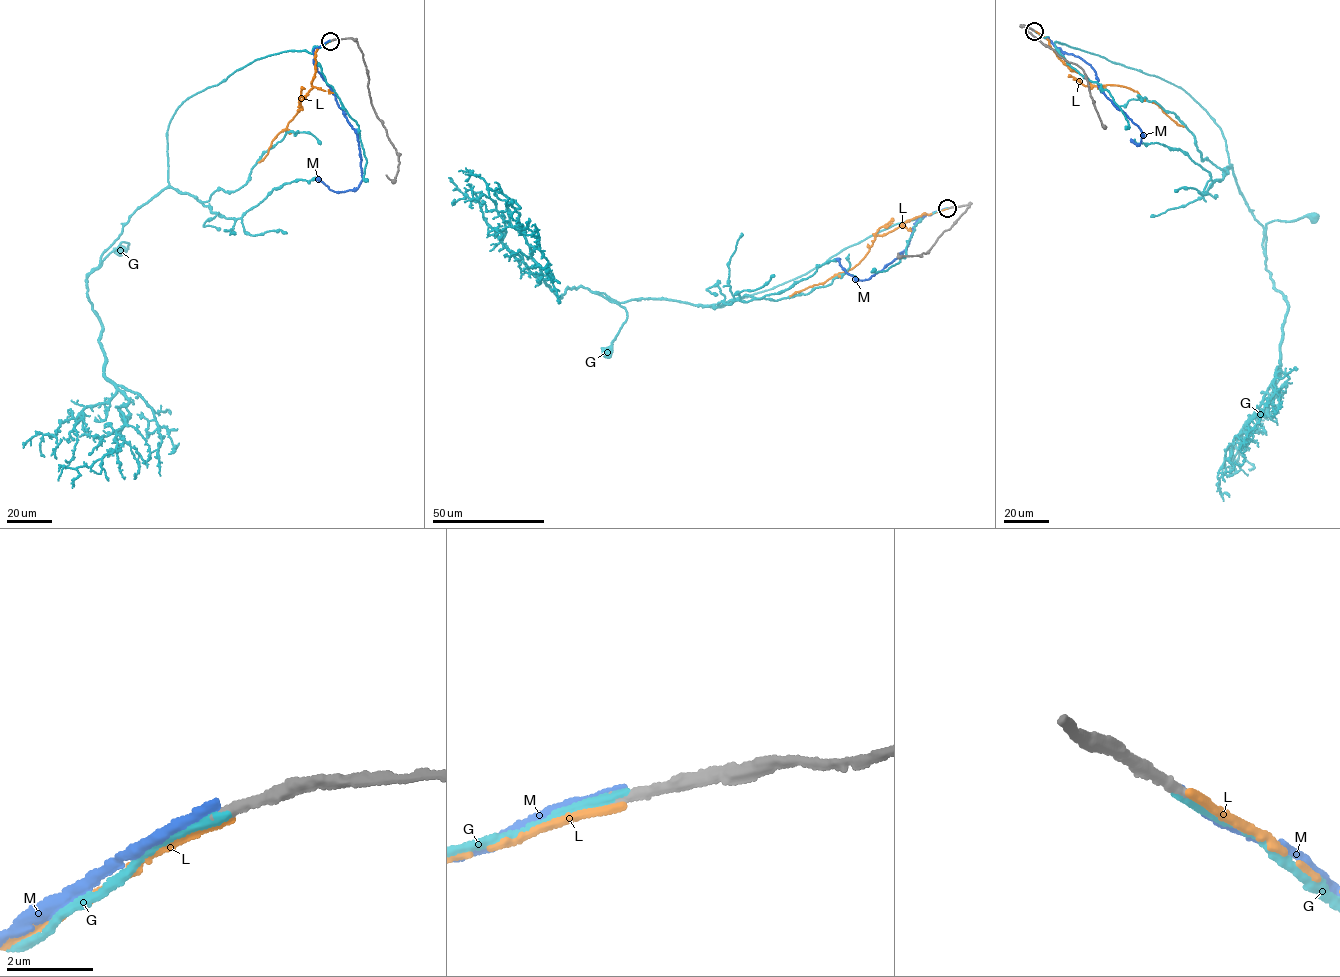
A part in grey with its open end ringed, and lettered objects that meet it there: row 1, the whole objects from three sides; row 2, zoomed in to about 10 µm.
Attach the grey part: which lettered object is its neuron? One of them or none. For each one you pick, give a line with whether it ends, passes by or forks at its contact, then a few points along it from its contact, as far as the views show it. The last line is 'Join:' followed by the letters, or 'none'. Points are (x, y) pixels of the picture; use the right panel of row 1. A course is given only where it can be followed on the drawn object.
G: it ends; course (1034, 31), (1191, 96), (1220, 128), (1237, 183), (1262, 225), (1265, 256), (1266, 224), (1313, 220)
Join: G

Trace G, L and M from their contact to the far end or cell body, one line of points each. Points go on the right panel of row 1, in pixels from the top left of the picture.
G: (1034, 31), (1191, 96), (1220, 128), (1237, 183), (1262, 225), (1265, 256), (1266, 224), (1313, 220)
L: (1035, 31), (1047, 39), (1058, 58), (1092, 85), (1131, 89), (1184, 126)
M: (1034, 31), (1063, 52), (1079, 56), (1092, 68), (1100, 90), (1142, 132), (1137, 146), (1131, 141)

